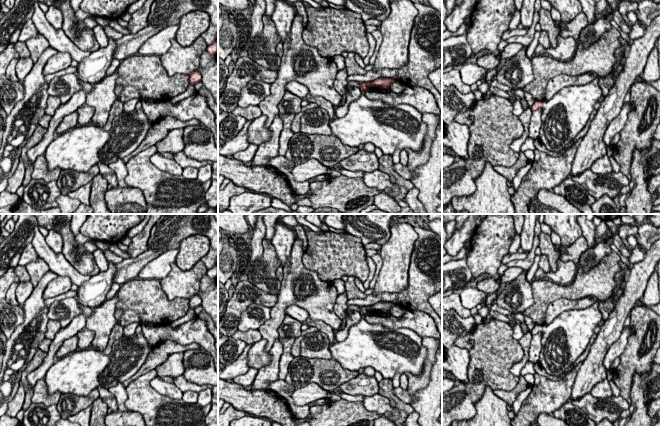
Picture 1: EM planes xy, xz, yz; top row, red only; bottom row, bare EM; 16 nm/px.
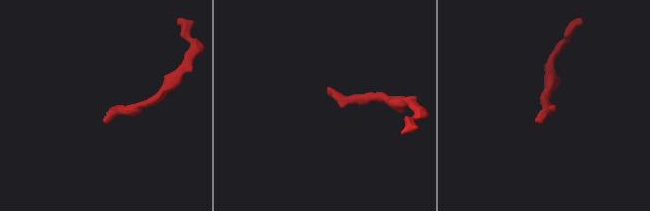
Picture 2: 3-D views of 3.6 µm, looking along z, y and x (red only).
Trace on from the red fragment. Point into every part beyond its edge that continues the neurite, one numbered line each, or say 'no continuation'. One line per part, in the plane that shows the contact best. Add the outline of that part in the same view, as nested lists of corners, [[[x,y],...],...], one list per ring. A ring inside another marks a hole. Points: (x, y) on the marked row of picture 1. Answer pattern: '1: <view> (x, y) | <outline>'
1: yz (563, 117) | [[[596,77],[584,85],[572,85],[563,88],[549,101],[544,101],[542,108],[542,126],[539,133],[540,141],[549,151],[559,153],[574,140],[587,124],[594,105],[602,96],[602,89],[599,86],[599,77]]]

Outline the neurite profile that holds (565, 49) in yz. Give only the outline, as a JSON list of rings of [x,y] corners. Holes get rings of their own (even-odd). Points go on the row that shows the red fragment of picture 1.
[[[558,36],[557,45],[554,48],[550,45],[549,48],[545,49],[538,44],[534,53],[536,56],[548,55],[560,61],[569,61],[574,57],[577,46],[577,41],[574,38]]]

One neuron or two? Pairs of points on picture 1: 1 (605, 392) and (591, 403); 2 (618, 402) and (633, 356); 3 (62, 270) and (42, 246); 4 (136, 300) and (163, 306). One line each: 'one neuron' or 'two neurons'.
1: two neurons
2: two neurons
3: one neuron
4: one neuron

